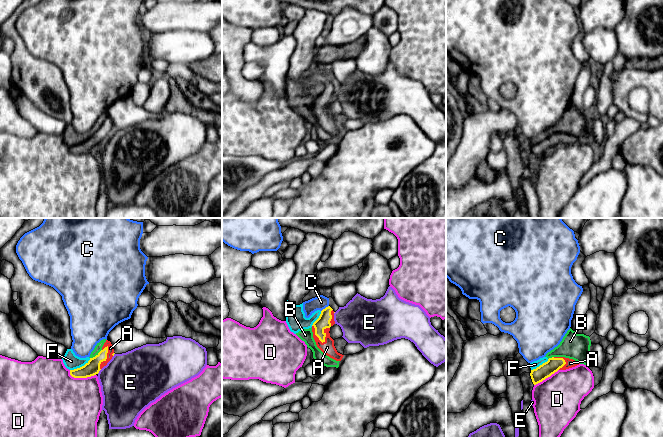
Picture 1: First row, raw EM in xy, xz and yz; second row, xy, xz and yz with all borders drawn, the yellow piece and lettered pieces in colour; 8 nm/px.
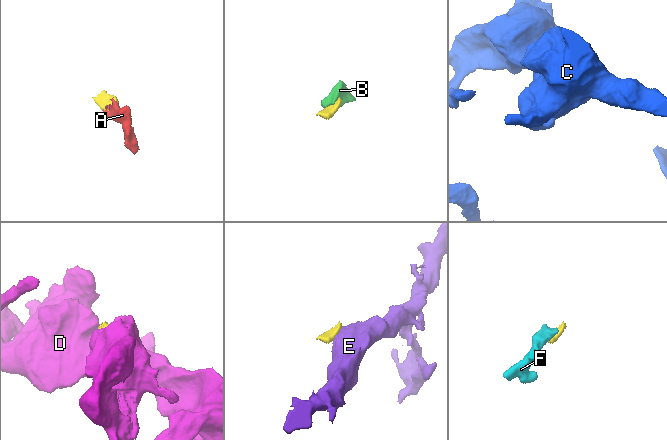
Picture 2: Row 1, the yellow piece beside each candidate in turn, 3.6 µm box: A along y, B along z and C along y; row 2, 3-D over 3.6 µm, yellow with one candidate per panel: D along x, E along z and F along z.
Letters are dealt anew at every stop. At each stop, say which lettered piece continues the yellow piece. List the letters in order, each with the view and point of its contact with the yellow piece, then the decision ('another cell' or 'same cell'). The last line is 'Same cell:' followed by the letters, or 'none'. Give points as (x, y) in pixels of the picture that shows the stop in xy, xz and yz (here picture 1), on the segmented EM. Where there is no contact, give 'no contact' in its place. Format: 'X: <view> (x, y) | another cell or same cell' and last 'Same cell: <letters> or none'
A: xz (315, 334) | same cell
B: xy (96, 355) | another cell
C: xz (325, 308) | another cell
D: xy (81, 377) | another cell
E: xy (99, 370) | another cell
F: xy (80, 367) | another cell
Same cell: A

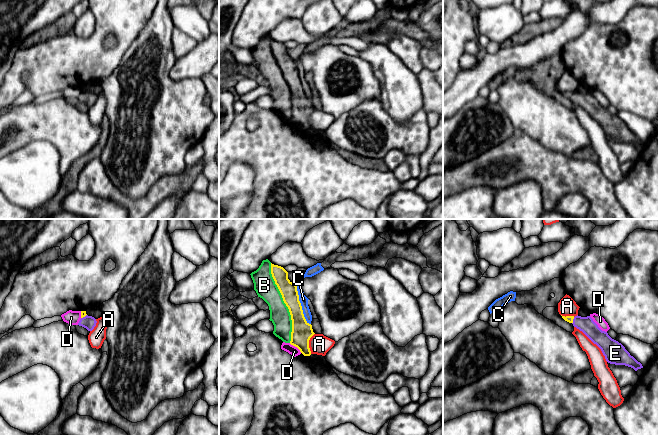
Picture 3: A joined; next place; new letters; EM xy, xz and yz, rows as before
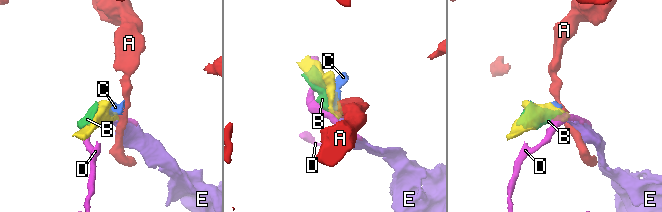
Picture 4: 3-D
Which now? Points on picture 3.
A: xz (308, 343) | another cell
B: xz (284, 302) | another cell
C: xz (300, 305) | another cell
D: xz (295, 346) | another cell
E: yz (572, 320) | same cell
Same cell: E

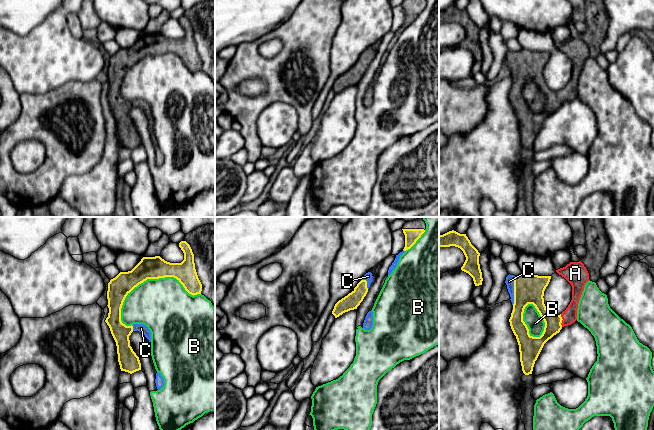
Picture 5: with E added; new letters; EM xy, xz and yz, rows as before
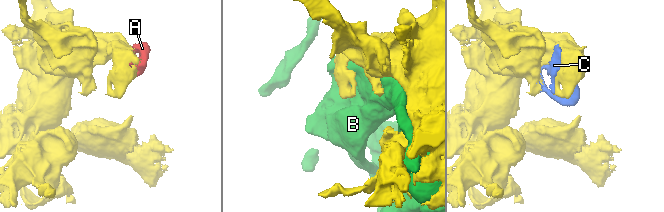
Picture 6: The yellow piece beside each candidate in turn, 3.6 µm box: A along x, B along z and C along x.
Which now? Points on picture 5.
A: yz (561, 320) | same cell
B: xy (151, 278) | another cell
C: yz (514, 290) | same cell
Same cell: A, C

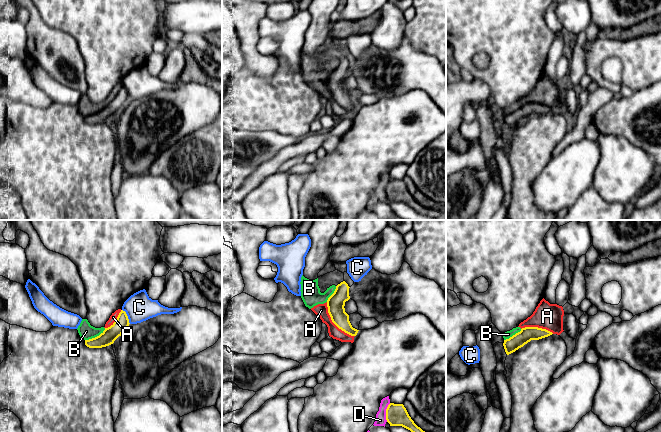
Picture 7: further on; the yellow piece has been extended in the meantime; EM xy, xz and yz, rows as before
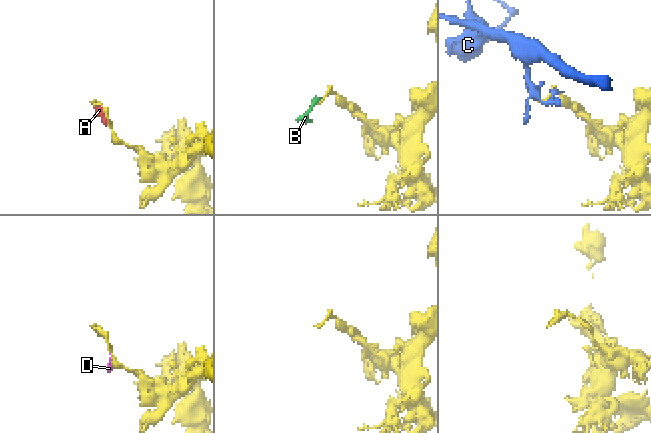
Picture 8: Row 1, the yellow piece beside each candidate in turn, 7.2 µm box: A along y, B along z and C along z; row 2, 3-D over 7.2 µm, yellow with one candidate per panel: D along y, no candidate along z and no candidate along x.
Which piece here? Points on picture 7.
A: xz (334, 323) | another cell
B: xy (95, 337) | another cell
C: xy (127, 316) | another cell
D: xz (386, 412) | another cell
Same cell: none

